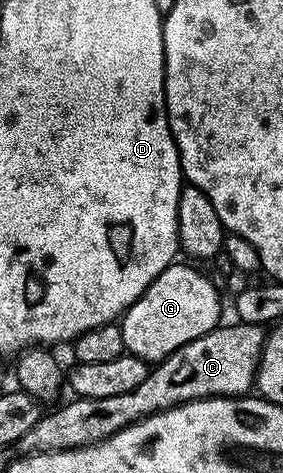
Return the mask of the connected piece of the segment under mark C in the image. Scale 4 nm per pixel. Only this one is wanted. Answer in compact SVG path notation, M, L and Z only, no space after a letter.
M234 323L215 327L203 334L203 338L195 338L185 348L175 350L165 360L150 367L147 378L143 378L135 390L127 390L127 394L115 394L111 398L78 396L70 399L70 404L55 409L50 416L49 413L42 414L39 422L17 440L16 451L32 454L86 448L111 438L111 434L143 418L180 404L210 400L212 396L244 397L248 393L245 391L252 389L257 379L257 363L261 360L267 332L260 324Z

